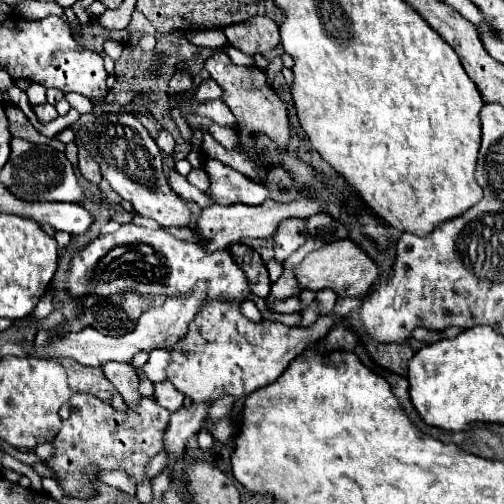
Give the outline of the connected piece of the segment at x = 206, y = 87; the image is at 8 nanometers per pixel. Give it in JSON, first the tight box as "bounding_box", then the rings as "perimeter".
{"bounding_box":[196,78,222,102],"perimeter":[[[208,78],[208,80],[204,80],[204,82],[198,86],[198,90],[196,90],[196,98],[200,98],[202,102],[204,102],[204,100],[222,98],[222,88],[216,84],[216,80]]]}

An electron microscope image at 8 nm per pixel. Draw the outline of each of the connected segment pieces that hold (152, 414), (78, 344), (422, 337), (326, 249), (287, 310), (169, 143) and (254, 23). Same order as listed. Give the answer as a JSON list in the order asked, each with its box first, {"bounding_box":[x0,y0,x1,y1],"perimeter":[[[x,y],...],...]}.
[{"bounding_box":[46,394,170,498],"perimeter":[[[72,394],[70,418],[62,422],[54,444],[54,458],[46,460],[46,468],[52,470],[62,484],[58,484],[64,496],[92,498],[96,492],[94,480],[106,470],[124,470],[138,486],[146,480],[148,462],[162,450],[162,434],[168,426],[170,412],[156,404],[154,398],[142,398],[136,406],[116,410],[112,404],[92,394]]]},{"bounding_box":[46,286,204,366],"perimeter":[[[196,286],[196,290],[192,290],[192,298],[166,298],[166,302],[162,306],[154,306],[148,308],[140,320],[138,326],[120,336],[120,338],[112,338],[112,336],[104,336],[94,328],[86,328],[80,332],[64,332],[64,334],[50,334],[50,344],[46,354],[48,356],[68,356],[78,360],[84,366],[100,366],[104,362],[116,360],[116,362],[130,362],[130,358],[136,352],[150,352],[154,350],[154,346],[170,346],[176,344],[188,330],[188,324],[192,322],[192,318],[198,312],[200,306],[200,298],[204,298],[204,286]]]},{"bounding_box":[412,327,443,344],"perimeter":[[[418,327],[415,329],[412,332],[412,337],[428,344],[435,343],[443,339],[442,332],[428,330],[423,327]]]},{"bounding_box":[296,238,380,298],"perimeter":[[[348,238],[332,242],[328,246],[322,246],[320,250],[314,250],[312,254],[308,254],[300,264],[296,264],[296,280],[300,282],[302,290],[322,290],[322,288],[330,288],[332,292],[336,292],[338,298],[344,296],[352,296],[352,298],[360,298],[368,294],[368,288],[372,286],[372,282],[378,278],[380,270],[378,266]]]},{"bounding_box":[272,296,300,314],"perimeter":[[[296,296],[286,298],[286,300],[276,300],[272,306],[272,312],[282,312],[282,314],[292,314],[292,312],[300,312],[300,300]]]},{"bounding_box":[156,130,174,154],"perimeter":[[[166,130],[160,132],[160,136],[156,138],[156,144],[160,146],[160,150],[162,150],[164,154],[172,154],[172,152],[174,152],[174,138],[172,138]]]},{"bounding_box":[224,16,280,56],"perimeter":[[[256,16],[256,18],[250,18],[248,22],[226,26],[224,34],[230,46],[250,56],[266,54],[280,42],[278,26],[266,16]]]}]

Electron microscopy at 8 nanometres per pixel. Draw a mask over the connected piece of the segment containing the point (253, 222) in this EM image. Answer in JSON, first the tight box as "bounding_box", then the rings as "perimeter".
{"bounding_box":[194,198,322,250],"perimeter":[[[298,198],[290,204],[280,204],[274,200],[262,202],[260,206],[246,206],[246,204],[232,204],[232,206],[208,206],[202,208],[198,224],[194,232],[204,240],[204,250],[222,250],[224,246],[230,246],[234,242],[240,242],[240,238],[268,238],[276,232],[278,224],[286,218],[310,218],[316,212],[320,212],[322,206],[314,198]]]}

